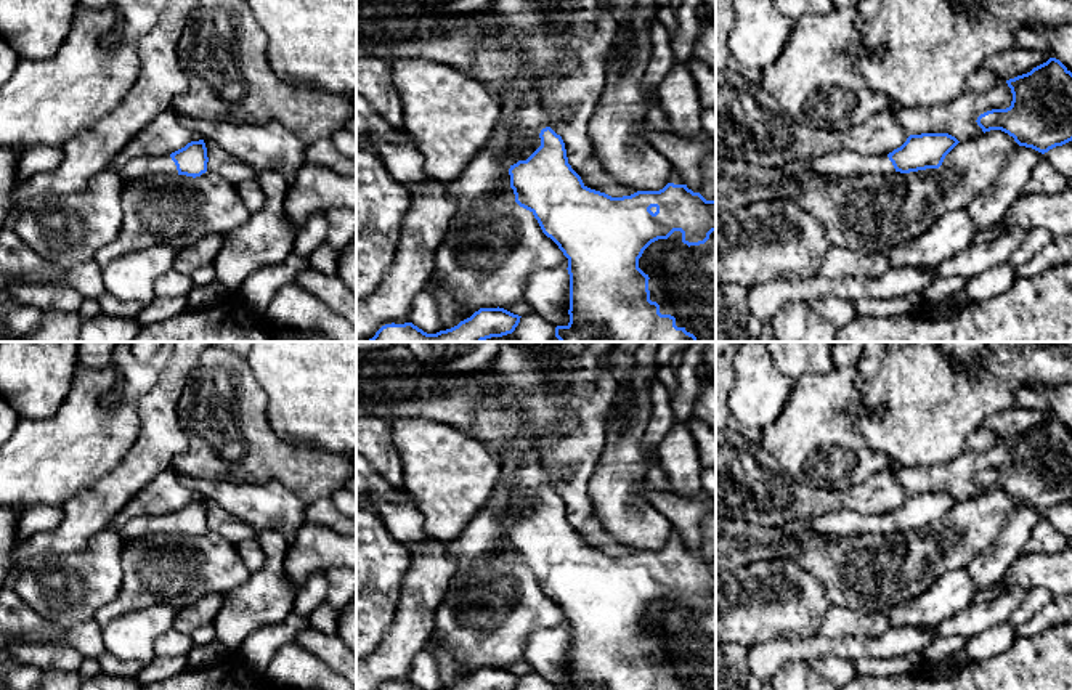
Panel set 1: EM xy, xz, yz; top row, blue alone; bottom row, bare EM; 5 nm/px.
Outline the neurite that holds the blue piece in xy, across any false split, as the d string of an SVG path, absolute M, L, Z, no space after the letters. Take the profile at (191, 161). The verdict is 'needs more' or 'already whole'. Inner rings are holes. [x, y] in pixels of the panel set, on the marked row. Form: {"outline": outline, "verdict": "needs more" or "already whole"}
{"outline": "M199 140L172 154L136 157L122 167L119 175L122 183L149 175L186 175L196 178L207 172L207 162L205 143Z", "verdict": "needs more"}

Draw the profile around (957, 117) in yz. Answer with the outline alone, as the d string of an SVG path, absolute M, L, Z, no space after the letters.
M997 82L987 91L964 88L950 103L932 108L895 109L895 119L910 135L948 133L958 141L982 135L977 117L992 109L1011 106L1013 93L1006 82Z

